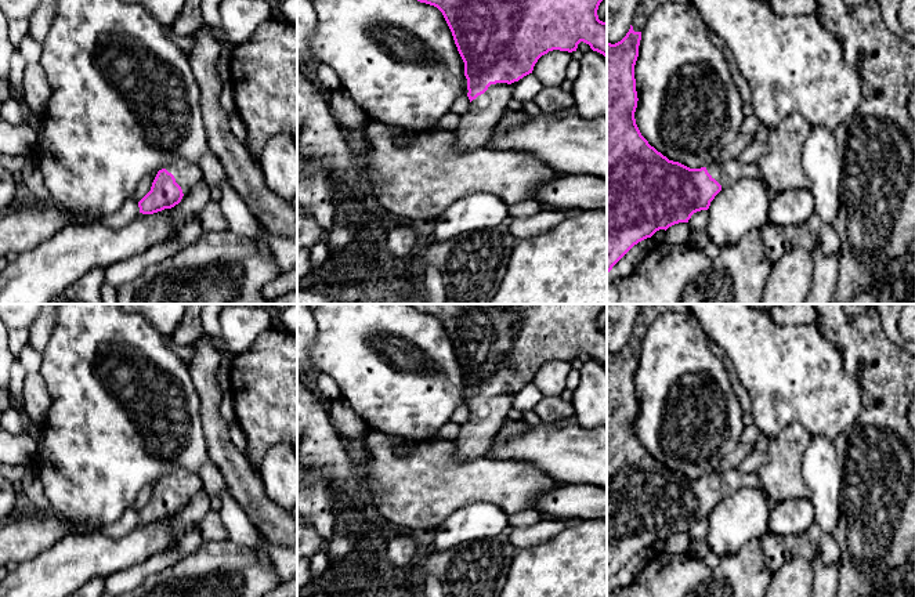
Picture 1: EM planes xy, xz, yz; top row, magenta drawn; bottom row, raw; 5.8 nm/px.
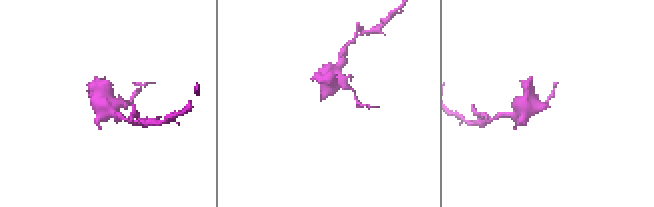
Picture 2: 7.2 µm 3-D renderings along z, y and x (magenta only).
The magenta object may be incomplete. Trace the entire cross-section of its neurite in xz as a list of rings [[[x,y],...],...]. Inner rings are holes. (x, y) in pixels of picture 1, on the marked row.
[[[417,0],[437,7],[464,62],[469,111],[453,131],[456,151],[485,146],[507,112],[511,83],[532,73],[538,59],[553,50],[576,51],[581,41],[607,58],[607,22],[598,19],[603,0]]]

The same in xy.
[[[187,160],[159,170],[151,191],[138,202],[140,213],[153,214],[174,207],[202,178],[202,170]]]

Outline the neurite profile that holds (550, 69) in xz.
[[[549,51],[538,59],[532,73],[543,86],[560,87],[567,79],[565,73],[572,58],[572,53],[568,51]]]

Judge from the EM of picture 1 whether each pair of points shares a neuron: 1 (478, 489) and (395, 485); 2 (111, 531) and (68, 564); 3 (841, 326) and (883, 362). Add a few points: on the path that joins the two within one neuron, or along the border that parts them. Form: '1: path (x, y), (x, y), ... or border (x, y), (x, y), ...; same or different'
1: path (458, 485), (416, 485); same
2: border (137, 524), (118, 538), (109, 538), (98, 531); different
3: path (852, 332), (872, 353); same

